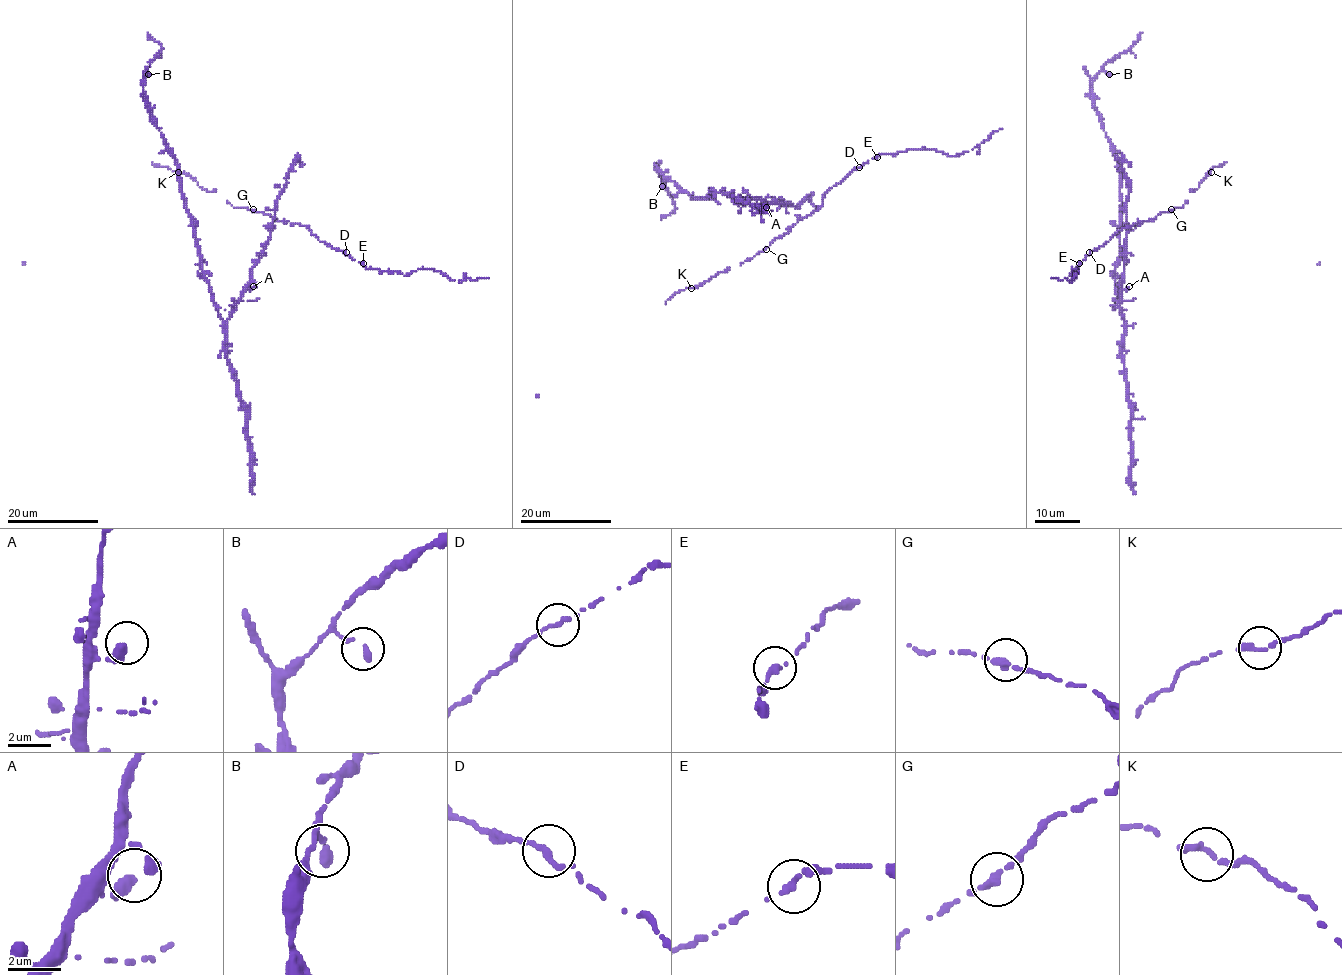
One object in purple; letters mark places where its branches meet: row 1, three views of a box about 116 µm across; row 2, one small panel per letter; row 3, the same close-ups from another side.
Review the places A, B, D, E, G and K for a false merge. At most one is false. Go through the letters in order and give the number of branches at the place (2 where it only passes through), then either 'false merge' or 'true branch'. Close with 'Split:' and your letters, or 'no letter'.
A: 1 | true branch
B: 1 | true branch
D: 1 | true branch
E: 1 | true branch
G: 1 | true branch
K: 1 | true branch
Split: no letter

